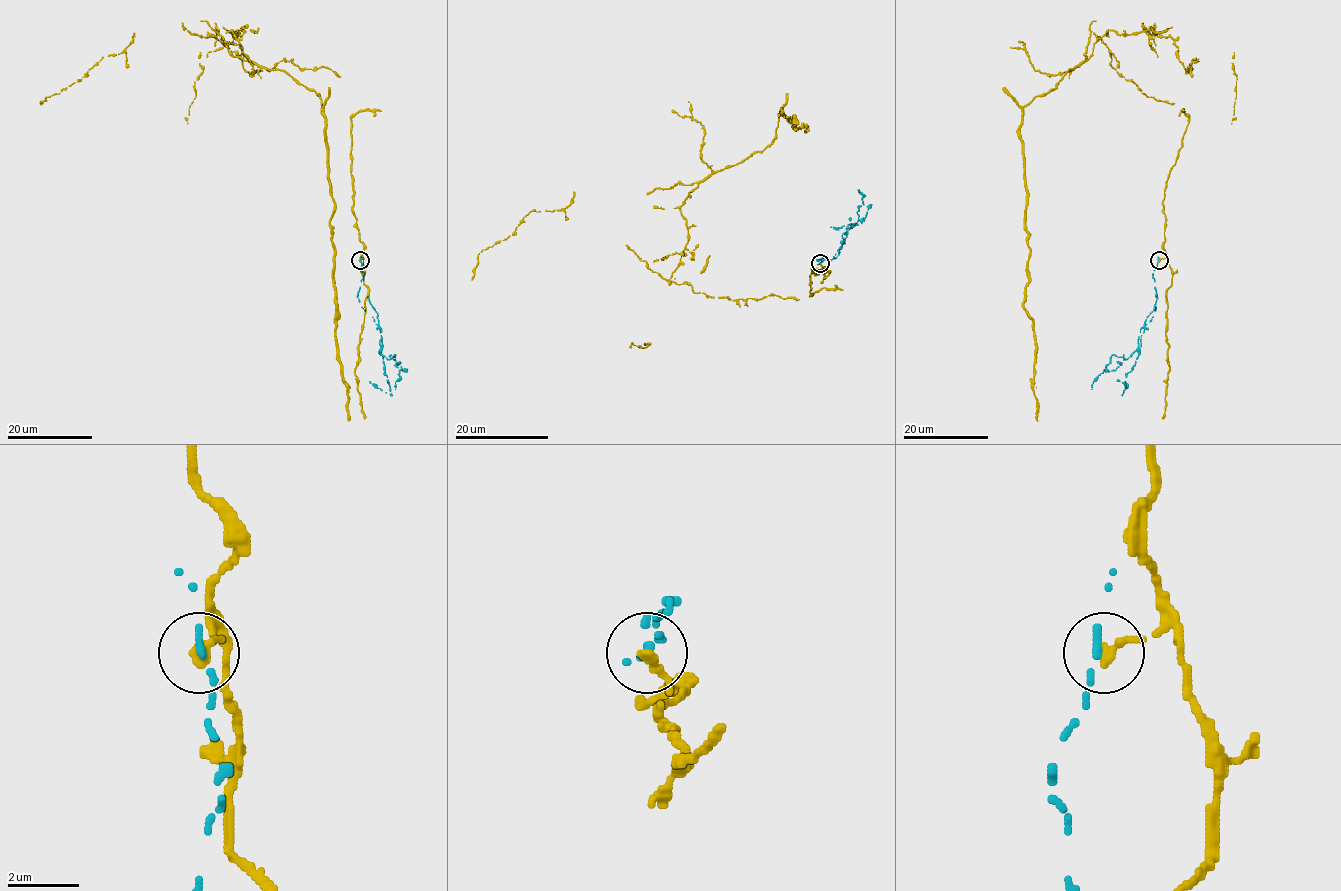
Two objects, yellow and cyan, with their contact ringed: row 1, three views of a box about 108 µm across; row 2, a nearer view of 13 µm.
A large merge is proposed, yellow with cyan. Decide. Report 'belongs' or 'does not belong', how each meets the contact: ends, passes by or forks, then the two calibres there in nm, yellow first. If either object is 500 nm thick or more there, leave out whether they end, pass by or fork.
does not belong | yellow ends | cyan ends | 320/260 nm

